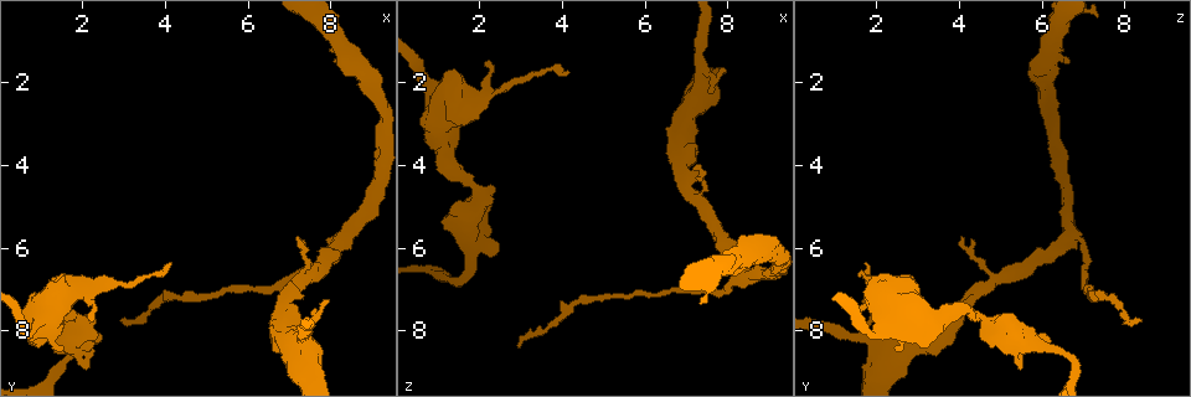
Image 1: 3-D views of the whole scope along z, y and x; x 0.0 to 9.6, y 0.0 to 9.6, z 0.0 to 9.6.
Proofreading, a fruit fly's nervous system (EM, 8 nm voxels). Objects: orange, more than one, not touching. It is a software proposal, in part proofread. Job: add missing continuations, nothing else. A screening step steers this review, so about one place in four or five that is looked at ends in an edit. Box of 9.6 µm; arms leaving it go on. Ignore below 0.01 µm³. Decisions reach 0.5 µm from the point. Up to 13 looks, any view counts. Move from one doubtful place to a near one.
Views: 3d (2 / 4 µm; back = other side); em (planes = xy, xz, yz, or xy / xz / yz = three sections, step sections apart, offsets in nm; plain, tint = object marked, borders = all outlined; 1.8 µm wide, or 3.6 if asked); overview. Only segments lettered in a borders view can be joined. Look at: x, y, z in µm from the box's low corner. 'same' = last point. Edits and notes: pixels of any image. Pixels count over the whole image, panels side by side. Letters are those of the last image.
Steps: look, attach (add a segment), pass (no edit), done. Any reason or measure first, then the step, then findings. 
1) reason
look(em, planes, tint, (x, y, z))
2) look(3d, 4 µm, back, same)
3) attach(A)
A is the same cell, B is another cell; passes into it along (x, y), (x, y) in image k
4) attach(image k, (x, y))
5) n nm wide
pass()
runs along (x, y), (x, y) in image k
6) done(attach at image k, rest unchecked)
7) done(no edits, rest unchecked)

free end
look(em, yz, step 4, borders, (2.90, 7.75, 8.40))

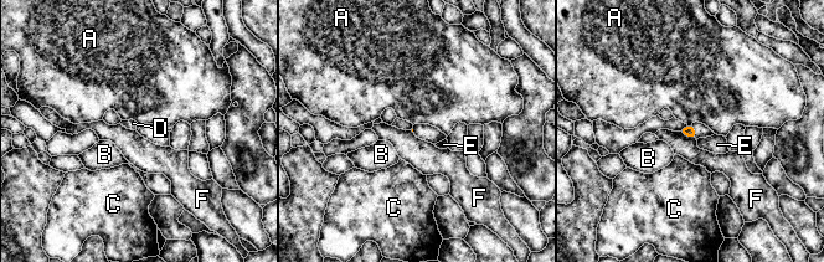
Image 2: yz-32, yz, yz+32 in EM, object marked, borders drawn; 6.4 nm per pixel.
another direction
look(em, planes, borders, same)

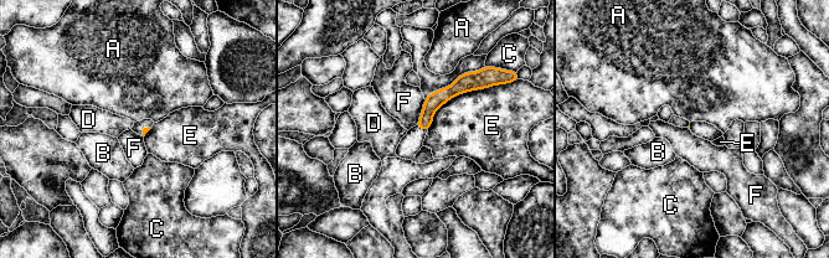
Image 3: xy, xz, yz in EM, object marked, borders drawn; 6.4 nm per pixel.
E touches over 500 nm
pass()
A, B, C, D, E and F are other cells; border along (425, 99), (416, 124) in image 3; none of them fits

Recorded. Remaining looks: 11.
a fork
look(em, xy, step 8, tint, (8.40, 5.75, 6.65))

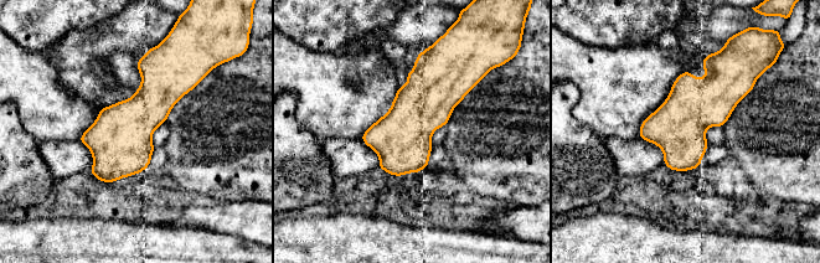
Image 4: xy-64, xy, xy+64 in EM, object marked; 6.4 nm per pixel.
look(em, xy, step 8, borders, same)

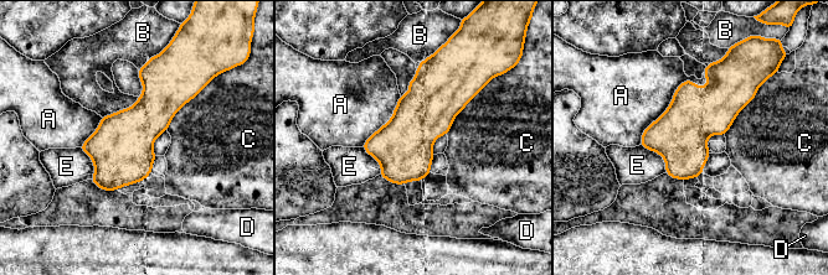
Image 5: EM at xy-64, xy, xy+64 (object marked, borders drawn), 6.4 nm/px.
360 nm wide
pass()
A, B, C, D and E are other cells; border along (704, 73), (639, 144) in image 5; none of them fits

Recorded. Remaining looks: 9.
an open end
look(em, planes, tint, (4.20, 6.35, 1.75))

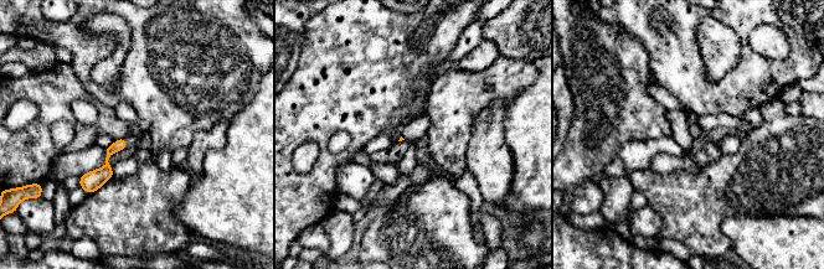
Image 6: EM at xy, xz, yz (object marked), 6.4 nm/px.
look(em, planes, borders, same)

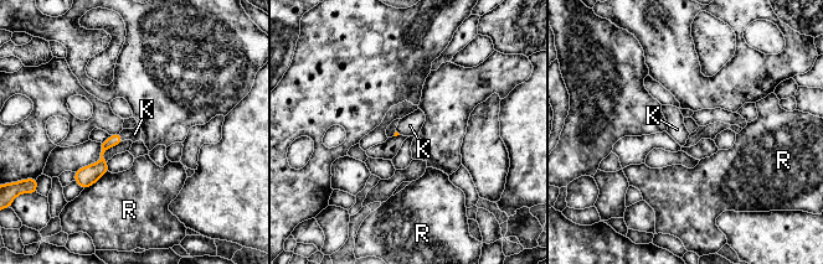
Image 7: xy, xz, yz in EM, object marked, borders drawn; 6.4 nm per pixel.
attach(K)
K is the same cell, R is another cell; it goes on there

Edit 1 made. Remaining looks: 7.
look(overview)

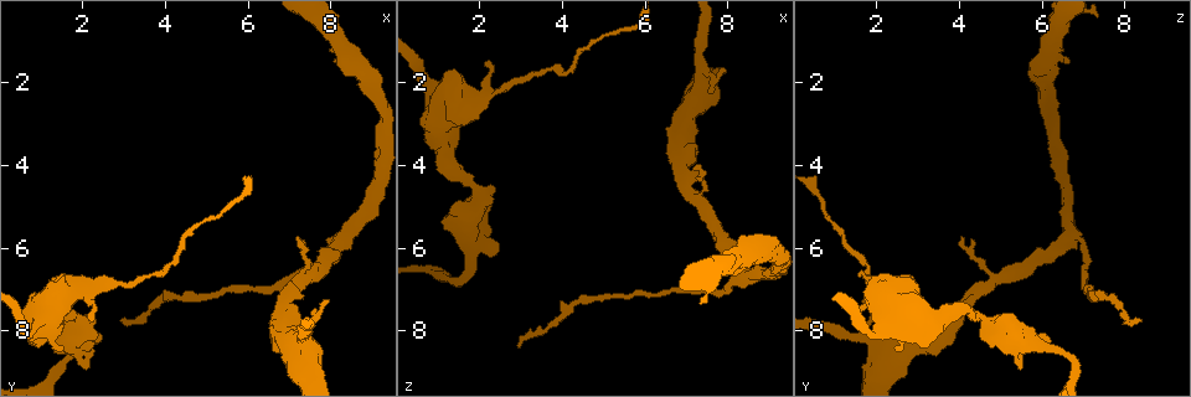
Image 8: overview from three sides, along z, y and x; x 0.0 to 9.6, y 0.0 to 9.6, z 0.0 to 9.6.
abrupt turn
look(3d, 4 µm, back, (7.40, 8.45, 2.20))

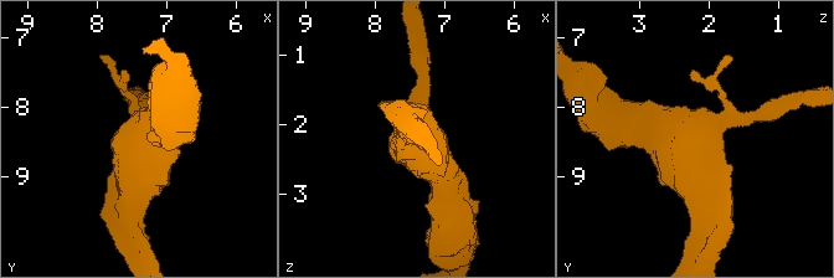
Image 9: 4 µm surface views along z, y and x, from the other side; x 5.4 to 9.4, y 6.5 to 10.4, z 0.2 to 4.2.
look(em, 3.6 µm, planes, borders, (7.45, 8.40, 2.20))

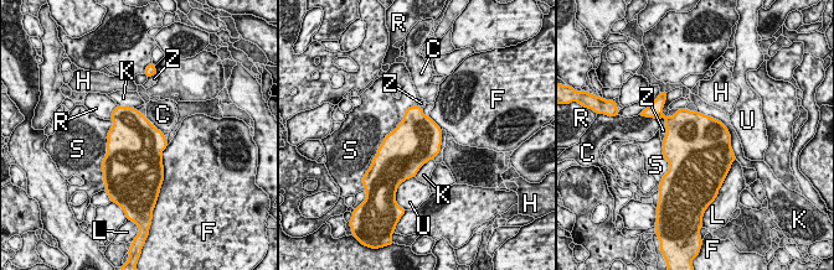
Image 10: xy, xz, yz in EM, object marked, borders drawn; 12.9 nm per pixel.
pass()
C, F, H, K, L, R, S, U and Z are other cells; border along (147, 117), (163, 133) in image 10; none of them fits

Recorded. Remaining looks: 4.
done(attach at image 7, rest unchecked)

